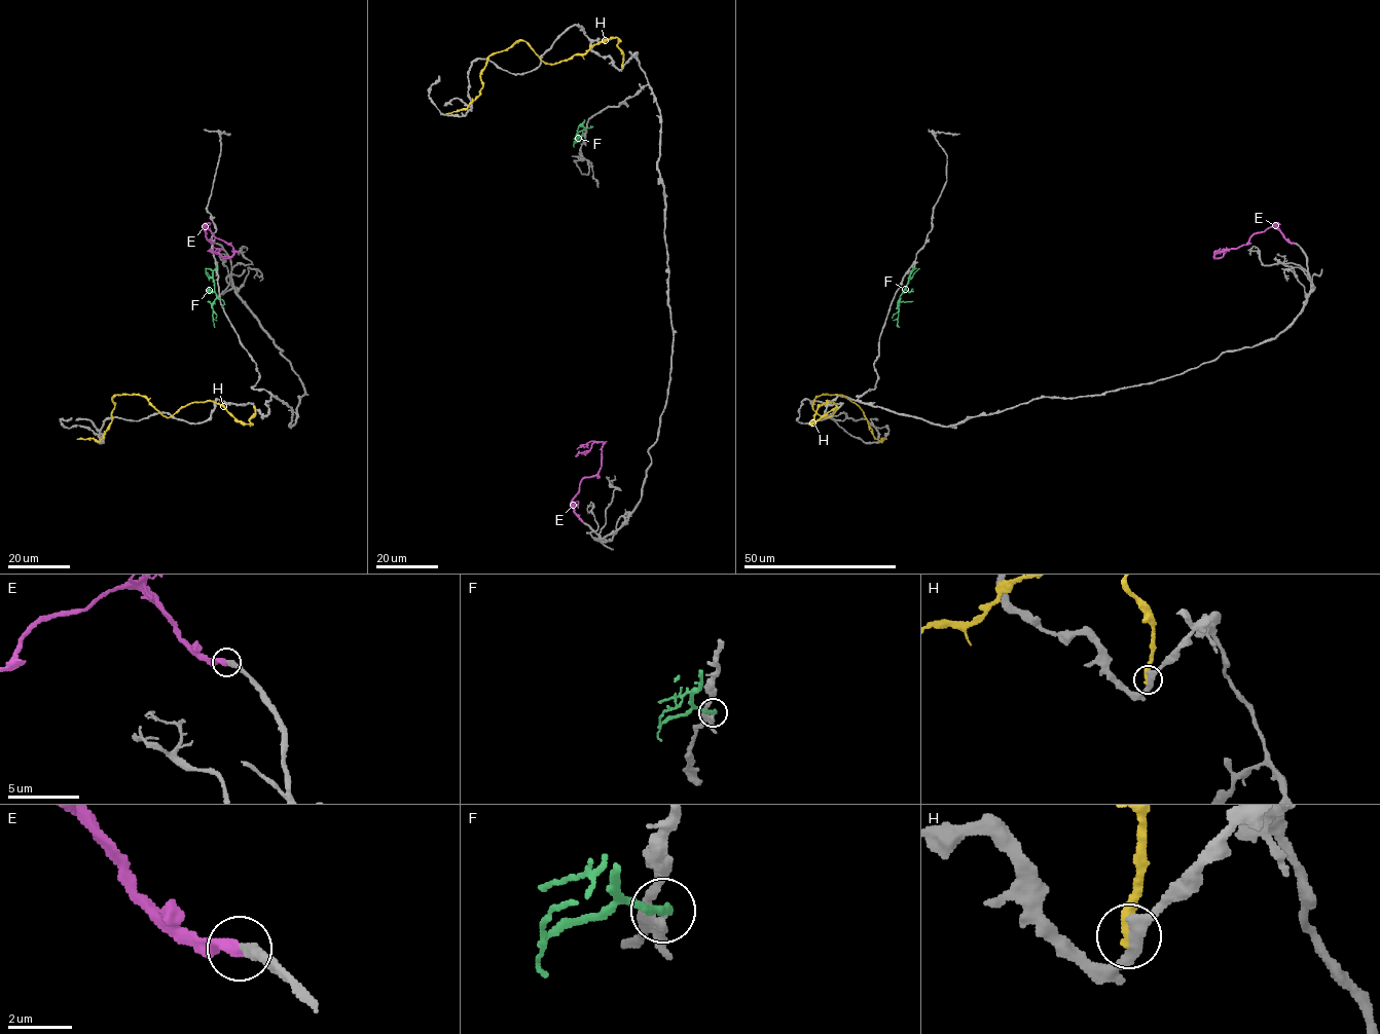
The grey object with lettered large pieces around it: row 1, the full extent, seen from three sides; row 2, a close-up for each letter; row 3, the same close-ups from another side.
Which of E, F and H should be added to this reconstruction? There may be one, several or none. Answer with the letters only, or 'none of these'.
E

